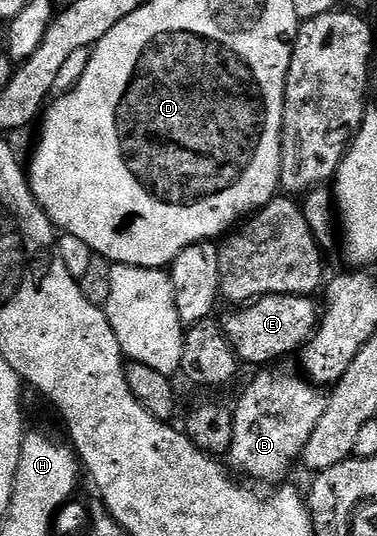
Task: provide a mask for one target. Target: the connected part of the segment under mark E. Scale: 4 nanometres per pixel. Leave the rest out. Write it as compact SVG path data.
M268 295L235 308L238 310L228 314L224 320L224 328L239 362L266 367L281 362L278 360L289 353L297 354L318 328L320 305L314 300L313 296Z

